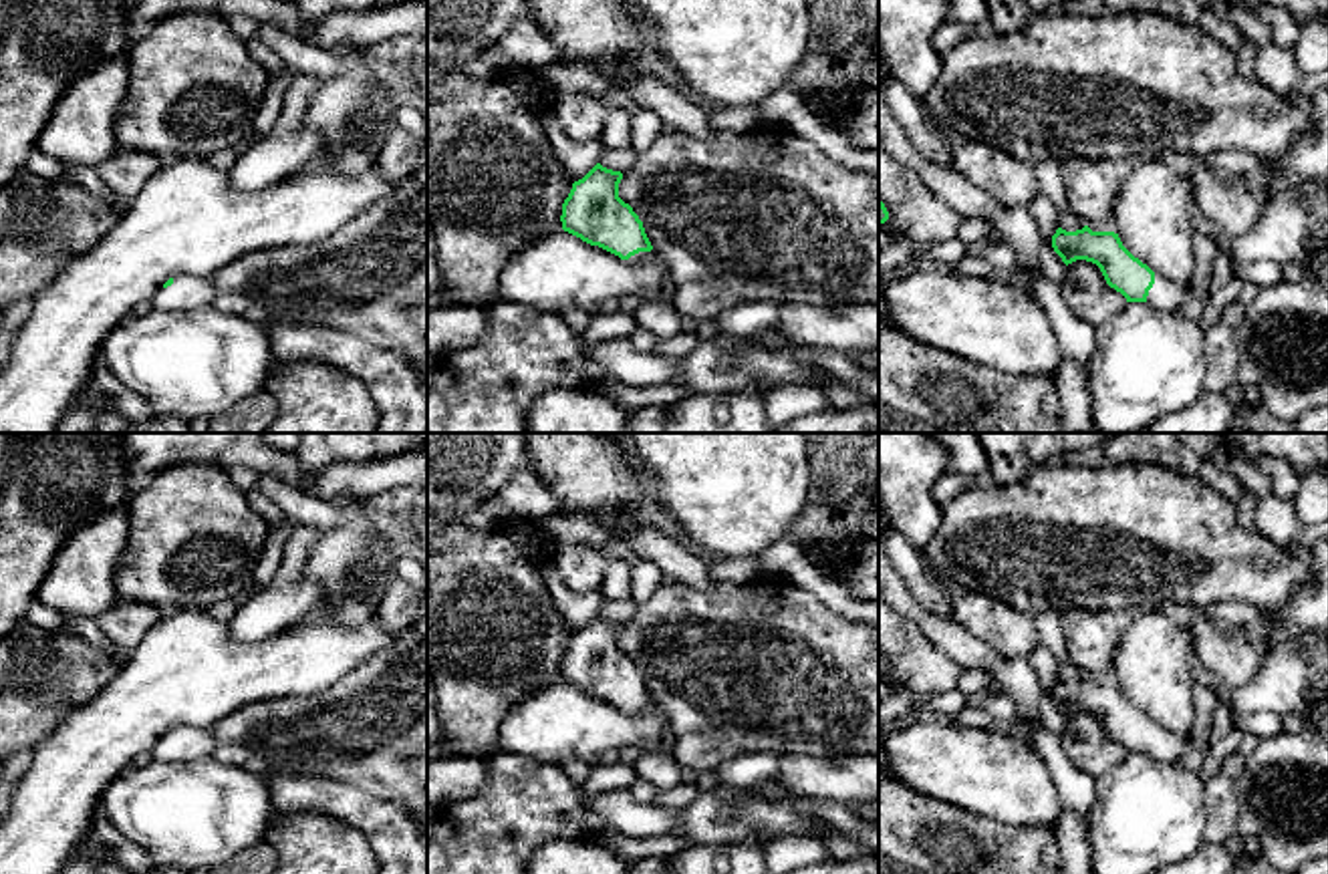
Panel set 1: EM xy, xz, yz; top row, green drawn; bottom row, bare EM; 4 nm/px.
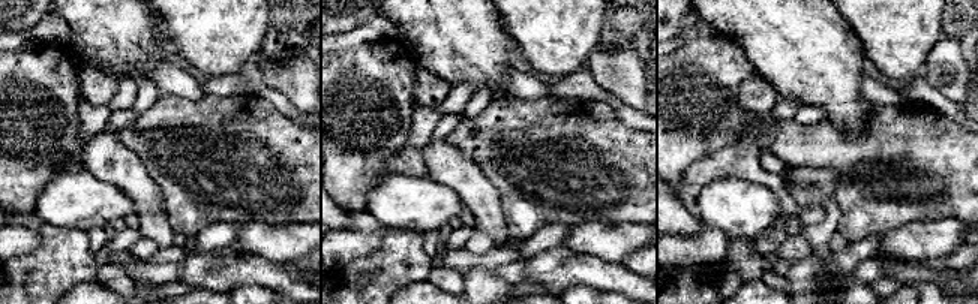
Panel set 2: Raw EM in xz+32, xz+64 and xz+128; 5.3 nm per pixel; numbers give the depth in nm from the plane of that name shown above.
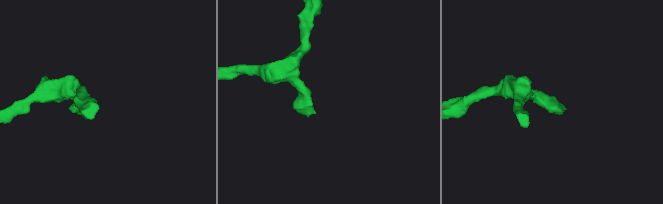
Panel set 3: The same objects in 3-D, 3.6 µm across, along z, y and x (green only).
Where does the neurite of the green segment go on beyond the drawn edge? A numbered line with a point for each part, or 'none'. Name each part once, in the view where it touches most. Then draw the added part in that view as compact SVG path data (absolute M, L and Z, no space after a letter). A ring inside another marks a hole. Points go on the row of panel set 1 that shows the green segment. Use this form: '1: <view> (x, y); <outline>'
1: yz (1165, 295); M1155 274L1155 284L1149 290L1145 304L1157 310L1179 310L1187 300L1187 290L1187 284L1177 284Z

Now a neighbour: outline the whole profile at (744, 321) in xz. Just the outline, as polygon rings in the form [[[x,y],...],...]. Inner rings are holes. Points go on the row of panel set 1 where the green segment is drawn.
[[[748,302],[725,310],[717,316],[719,336],[750,338],[766,328],[776,326],[782,304],[774,302]]]

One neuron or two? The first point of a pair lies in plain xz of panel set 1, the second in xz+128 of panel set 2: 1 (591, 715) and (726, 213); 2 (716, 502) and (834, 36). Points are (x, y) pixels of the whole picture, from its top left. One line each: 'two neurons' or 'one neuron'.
1: one neuron
2: two neurons

